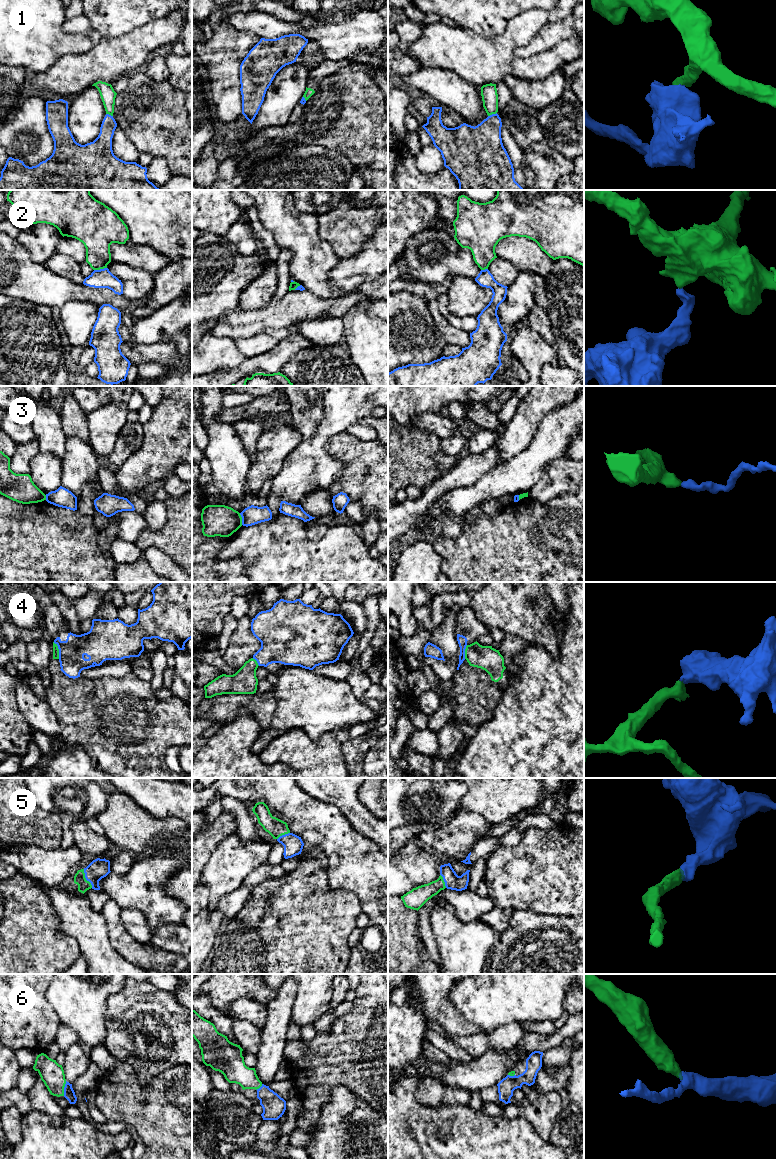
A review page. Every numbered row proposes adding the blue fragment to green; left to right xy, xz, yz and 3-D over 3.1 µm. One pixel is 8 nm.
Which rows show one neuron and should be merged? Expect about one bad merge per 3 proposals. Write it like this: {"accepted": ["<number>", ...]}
{"accepted": ["5", "6"]}

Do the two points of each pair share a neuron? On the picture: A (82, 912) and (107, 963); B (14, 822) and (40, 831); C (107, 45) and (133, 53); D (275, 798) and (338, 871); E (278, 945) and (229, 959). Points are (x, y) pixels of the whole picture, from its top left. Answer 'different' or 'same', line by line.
A: same
B: same
C: same
D: same
E: same

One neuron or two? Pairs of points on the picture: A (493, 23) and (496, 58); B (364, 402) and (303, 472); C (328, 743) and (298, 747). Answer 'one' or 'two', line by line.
A: two
B: one
C: one

